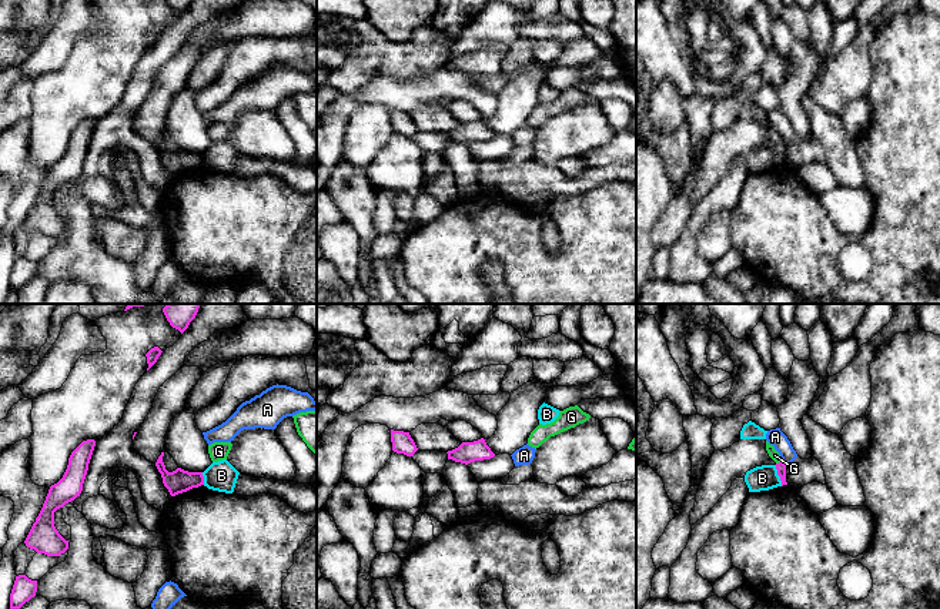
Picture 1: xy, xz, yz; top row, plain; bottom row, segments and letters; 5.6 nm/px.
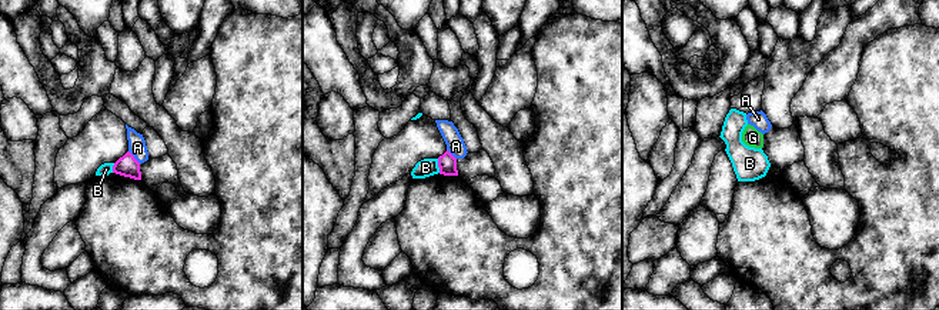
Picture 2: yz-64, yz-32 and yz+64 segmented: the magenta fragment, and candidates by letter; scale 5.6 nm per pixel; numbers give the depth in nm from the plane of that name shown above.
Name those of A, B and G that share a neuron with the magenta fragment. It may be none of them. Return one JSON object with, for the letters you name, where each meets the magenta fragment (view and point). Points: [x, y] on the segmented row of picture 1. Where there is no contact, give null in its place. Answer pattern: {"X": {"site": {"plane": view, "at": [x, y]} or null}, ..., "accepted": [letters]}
{"G": {"site": {"plane": "yz", "at": [779, 462]}}, "accepted": ["G"]}

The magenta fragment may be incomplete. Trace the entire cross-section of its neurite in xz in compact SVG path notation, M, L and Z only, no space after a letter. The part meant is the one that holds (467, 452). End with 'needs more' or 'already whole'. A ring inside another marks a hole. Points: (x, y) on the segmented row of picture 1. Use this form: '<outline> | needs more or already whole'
M484 438L474 442L462 442L458 448L448 451L446 454L448 454L448 459L465 465L475 461L491 459L495 456L495 454L486 445Z | already whole

